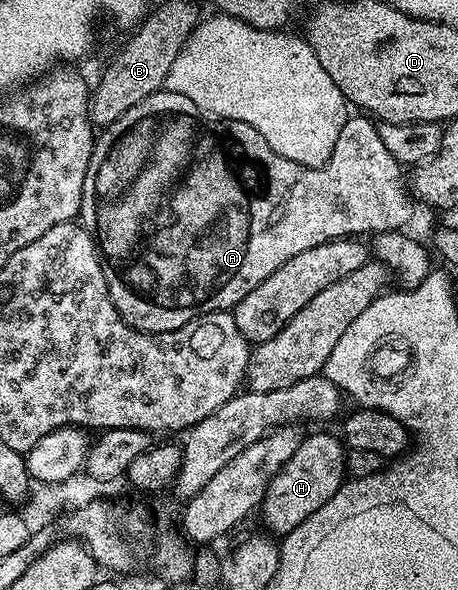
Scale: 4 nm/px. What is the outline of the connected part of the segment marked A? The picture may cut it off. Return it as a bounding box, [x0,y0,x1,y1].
[79,91,413,333]

